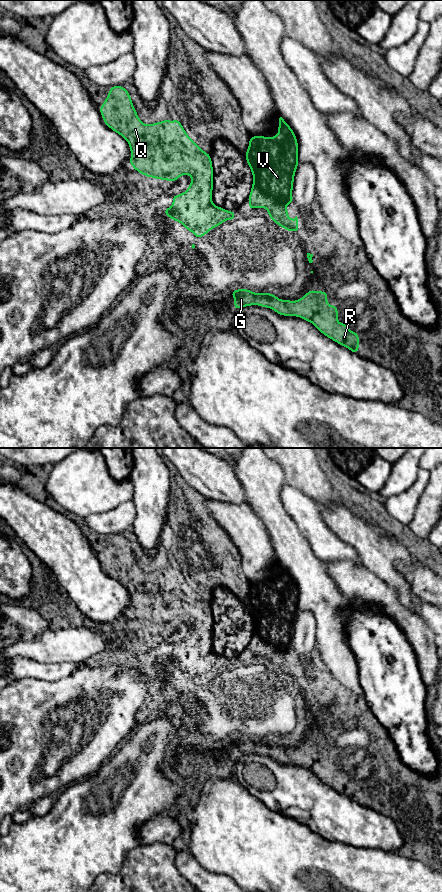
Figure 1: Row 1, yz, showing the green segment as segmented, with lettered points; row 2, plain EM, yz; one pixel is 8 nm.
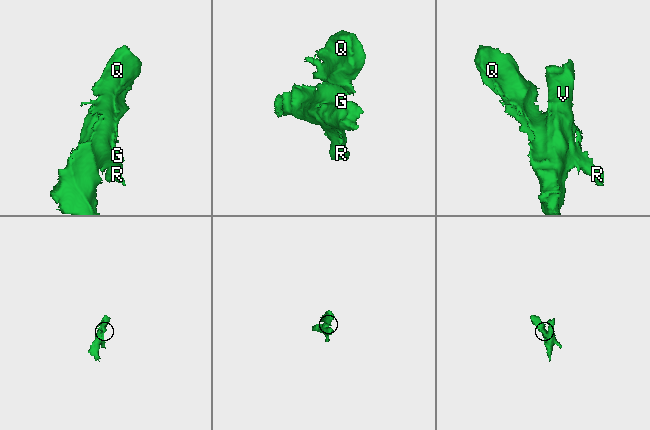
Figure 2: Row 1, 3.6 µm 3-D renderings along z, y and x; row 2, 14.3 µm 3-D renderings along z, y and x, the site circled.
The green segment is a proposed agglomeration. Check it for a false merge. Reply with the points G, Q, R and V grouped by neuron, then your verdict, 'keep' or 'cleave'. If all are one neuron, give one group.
groups G Q R V; keep

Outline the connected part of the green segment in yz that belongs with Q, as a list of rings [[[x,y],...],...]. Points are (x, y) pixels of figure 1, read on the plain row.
[[[112,534],[103,552],[99,556],[106,574],[122,584],[129,592],[131,614],[146,626],[177,629],[182,623],[190,623],[192,629],[187,638],[179,643],[172,643],[173,652],[164,657],[164,663],[180,670],[196,687],[201,686],[218,675],[224,669],[235,667],[235,659],[227,659],[212,651],[213,614],[209,601],[203,599],[186,581],[181,570],[164,567],[161,570],[144,572],[133,554],[129,540],[123,534]]]

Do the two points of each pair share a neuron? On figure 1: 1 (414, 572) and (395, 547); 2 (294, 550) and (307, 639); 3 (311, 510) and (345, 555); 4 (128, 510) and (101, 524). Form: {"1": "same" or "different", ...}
{"1": "different", "2": "different", "3": "same", "4": "same"}

